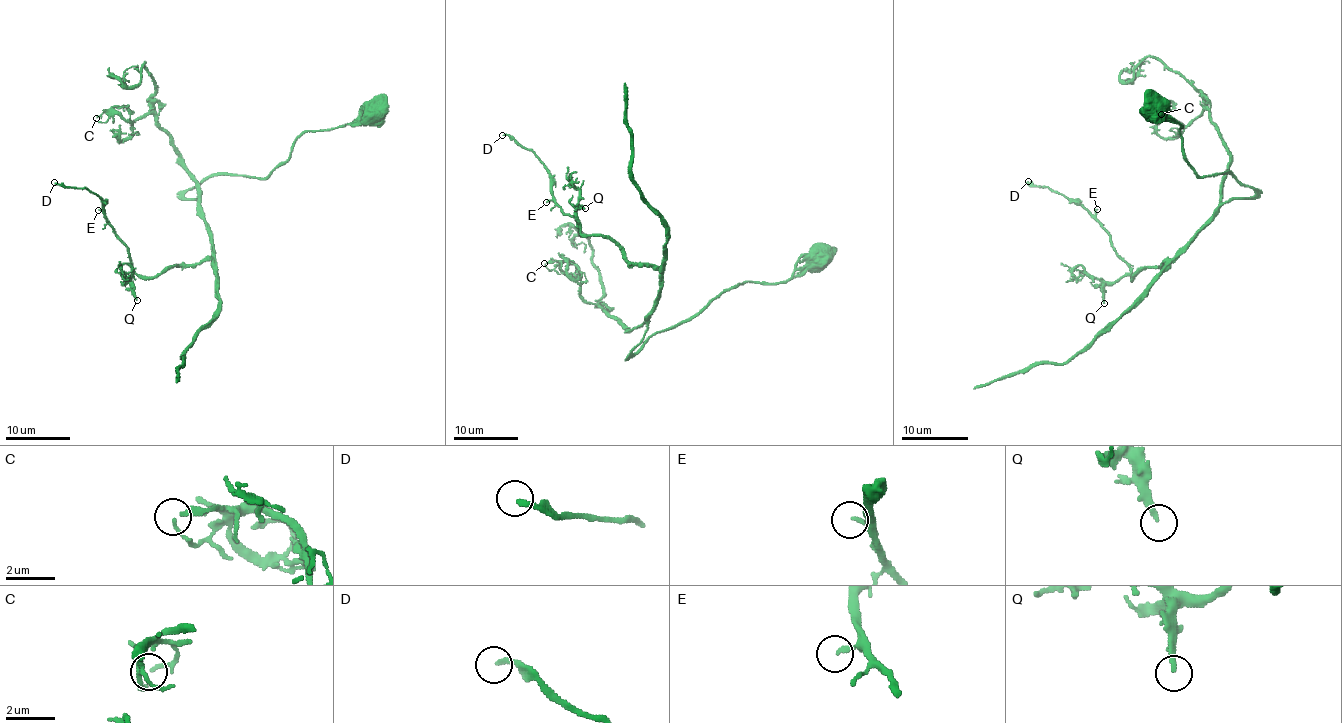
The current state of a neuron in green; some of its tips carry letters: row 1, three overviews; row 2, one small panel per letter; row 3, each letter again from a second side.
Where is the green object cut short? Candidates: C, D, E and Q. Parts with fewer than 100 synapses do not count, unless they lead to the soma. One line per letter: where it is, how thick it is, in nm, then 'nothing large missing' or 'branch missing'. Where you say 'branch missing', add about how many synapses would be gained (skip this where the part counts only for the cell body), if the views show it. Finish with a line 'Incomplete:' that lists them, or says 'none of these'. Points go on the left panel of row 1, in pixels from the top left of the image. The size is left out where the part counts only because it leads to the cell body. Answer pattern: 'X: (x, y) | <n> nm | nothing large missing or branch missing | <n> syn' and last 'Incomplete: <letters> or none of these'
C: (96, 118) | 110 nm | nothing large missing
D: (54, 182) | 200 nm | nothing large missing
E: (98, 210) | 140 nm | nothing large missing
Q: (137, 300) | 200 nm | nothing large missing
Incomplete: none of these

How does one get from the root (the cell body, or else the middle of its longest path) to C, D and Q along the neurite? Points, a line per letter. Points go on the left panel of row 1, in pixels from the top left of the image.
C: (369, 113), (305, 131), (264, 177), (206, 177), (184, 195), (198, 203), (153, 114), (132, 129), (96, 118)
D: (369, 113), (305, 131), (264, 177), (193, 186), (211, 258), (158, 276), (135, 273), (95, 194), (54, 182)
Q: (369, 113), (305, 131), (264, 177), (193, 186), (184, 197), (198, 202), (211, 258), (133, 273), (137, 300)

